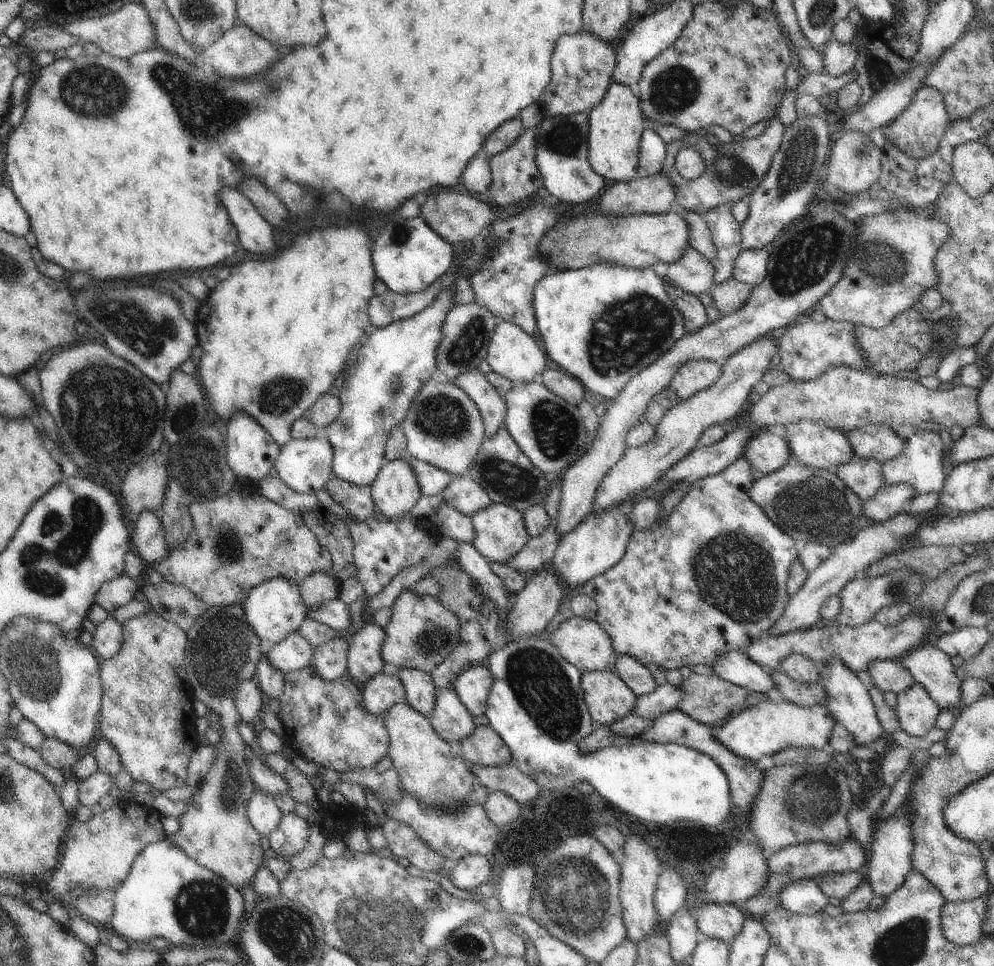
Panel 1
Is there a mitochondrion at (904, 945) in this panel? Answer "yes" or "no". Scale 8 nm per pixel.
yes

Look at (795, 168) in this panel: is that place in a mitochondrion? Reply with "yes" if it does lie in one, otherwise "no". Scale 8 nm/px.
yes

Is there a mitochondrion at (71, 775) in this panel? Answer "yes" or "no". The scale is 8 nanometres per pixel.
no

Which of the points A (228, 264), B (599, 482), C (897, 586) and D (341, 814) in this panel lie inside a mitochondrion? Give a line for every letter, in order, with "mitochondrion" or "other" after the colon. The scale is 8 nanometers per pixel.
A: other
B: other
C: mitochondrion
D: other

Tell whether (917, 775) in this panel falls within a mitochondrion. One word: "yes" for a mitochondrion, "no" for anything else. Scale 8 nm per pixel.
no

